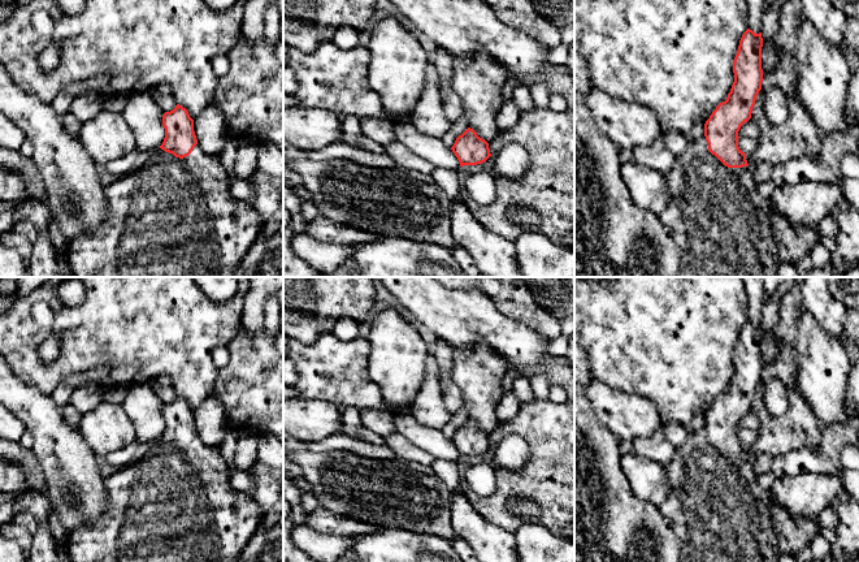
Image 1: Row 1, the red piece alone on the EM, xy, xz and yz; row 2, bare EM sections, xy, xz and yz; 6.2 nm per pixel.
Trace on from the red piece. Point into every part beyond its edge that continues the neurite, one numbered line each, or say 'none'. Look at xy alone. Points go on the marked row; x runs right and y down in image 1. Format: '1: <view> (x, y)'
1: xy (173, 217)

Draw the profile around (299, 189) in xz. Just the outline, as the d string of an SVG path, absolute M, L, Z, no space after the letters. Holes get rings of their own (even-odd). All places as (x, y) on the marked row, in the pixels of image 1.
M288 177L287 181L290 186L292 187L294 193L300 198L300 200L313 203L313 195L309 193L309 190L303 183L300 183L292 177Z

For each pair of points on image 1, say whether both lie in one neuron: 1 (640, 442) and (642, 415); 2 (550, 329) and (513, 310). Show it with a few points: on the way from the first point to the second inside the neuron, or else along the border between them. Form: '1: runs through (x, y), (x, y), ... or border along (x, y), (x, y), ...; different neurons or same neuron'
1: border along (662, 427), (650, 435), (637, 436), (632, 440); different neurons
2: runs through (541, 321), (523, 310); same neuron

